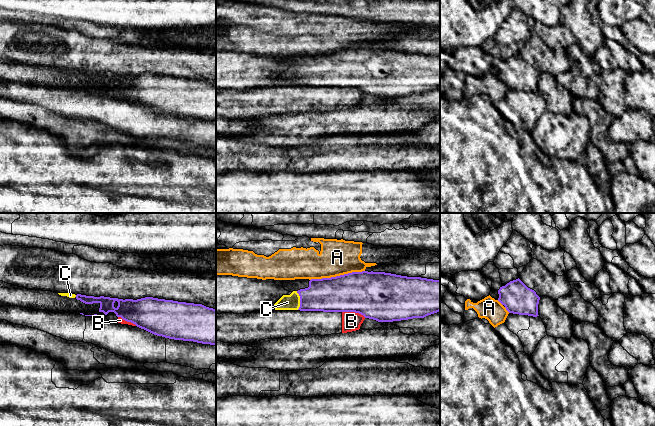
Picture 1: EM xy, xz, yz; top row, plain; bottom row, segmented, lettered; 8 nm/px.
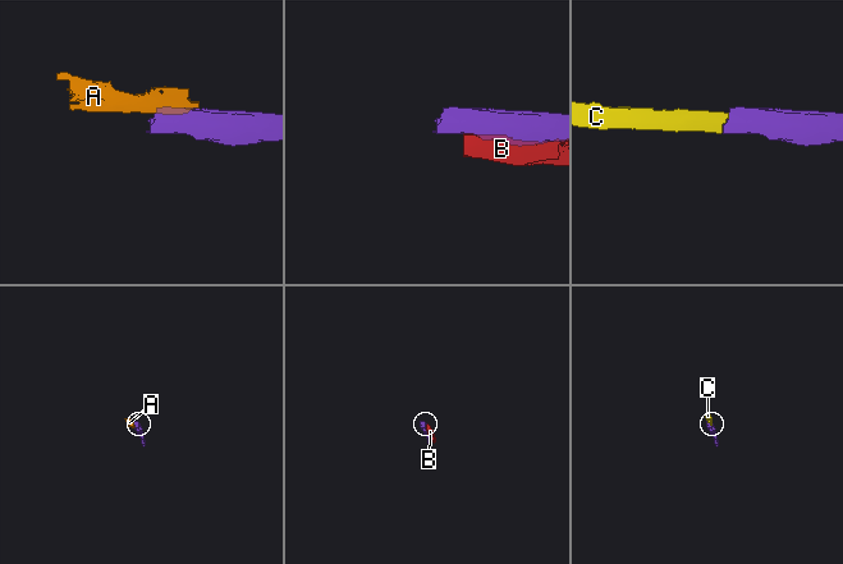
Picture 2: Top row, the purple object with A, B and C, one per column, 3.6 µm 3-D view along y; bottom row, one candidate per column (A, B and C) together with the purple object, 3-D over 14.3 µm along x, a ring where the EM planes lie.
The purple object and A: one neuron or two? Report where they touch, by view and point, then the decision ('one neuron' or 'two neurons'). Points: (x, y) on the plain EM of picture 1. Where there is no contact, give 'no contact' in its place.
contact xz (337, 52); two neurons

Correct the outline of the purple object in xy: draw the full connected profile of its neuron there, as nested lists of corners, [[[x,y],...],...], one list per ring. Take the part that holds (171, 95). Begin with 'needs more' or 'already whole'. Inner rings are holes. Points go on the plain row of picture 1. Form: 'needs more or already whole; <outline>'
already whole; [[[77,70],[85,80],[99,79],[99,88],[114,88],[154,111],[216,122],[216,86],[202,80],[145,73],[137,76]]]

